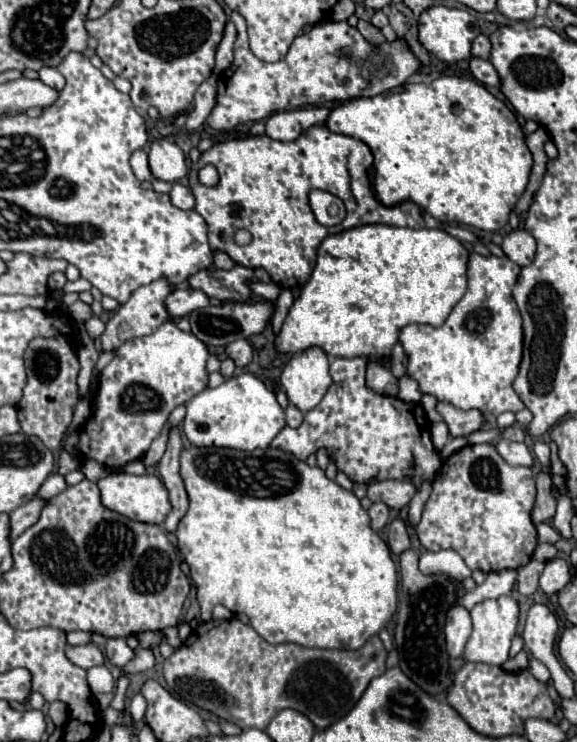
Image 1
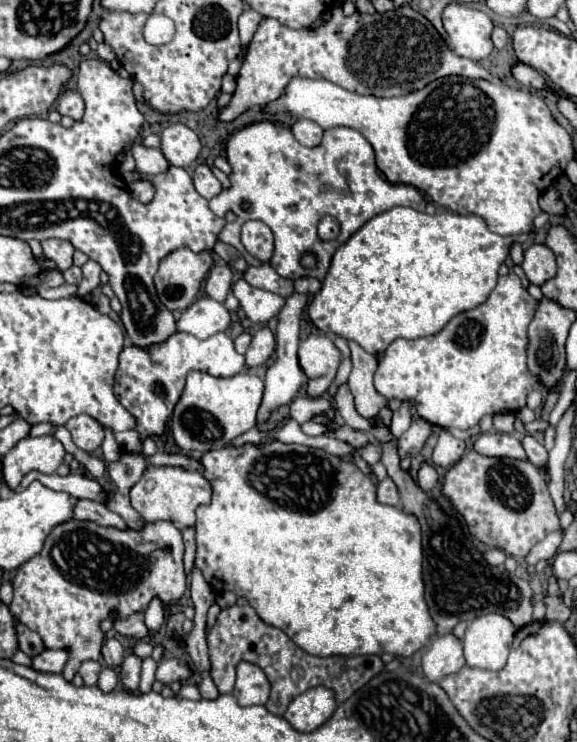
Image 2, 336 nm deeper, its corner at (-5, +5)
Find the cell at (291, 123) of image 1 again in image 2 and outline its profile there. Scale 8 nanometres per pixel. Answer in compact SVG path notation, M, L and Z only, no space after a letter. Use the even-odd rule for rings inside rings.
M297 118L295 124L291 126L291 132L303 146L317 146L323 136L323 128L305 118Z

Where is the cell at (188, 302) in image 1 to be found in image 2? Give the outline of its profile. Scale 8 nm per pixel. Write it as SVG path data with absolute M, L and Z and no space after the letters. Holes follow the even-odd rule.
M213 266L205 280L207 296L217 302L225 302L231 288L231 280L233 280L233 272L229 266Z

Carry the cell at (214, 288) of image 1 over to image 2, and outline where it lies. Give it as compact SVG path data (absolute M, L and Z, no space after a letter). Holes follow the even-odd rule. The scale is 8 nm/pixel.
M239 278L231 286L231 292L239 300L241 308L245 310L245 314L251 322L269 322L273 316L279 314L279 310L285 304L285 298L281 298L279 294L273 294L273 292L261 290L261 288L253 288L243 278Z

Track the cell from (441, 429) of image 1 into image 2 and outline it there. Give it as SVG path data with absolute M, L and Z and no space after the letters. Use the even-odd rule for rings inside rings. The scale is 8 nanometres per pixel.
M423 462L421 468L417 470L417 484L419 484L419 488L425 490L425 492L429 492L429 490L437 484L437 480L439 480L437 470L435 470L431 464Z

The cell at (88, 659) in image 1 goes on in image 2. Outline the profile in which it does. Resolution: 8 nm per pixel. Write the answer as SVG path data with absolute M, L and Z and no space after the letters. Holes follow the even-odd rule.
M109 638L109 640L103 642L101 656L103 656L103 660L107 662L107 666L113 668L113 666L119 666L119 664L123 662L123 658L125 658L125 650L123 650L123 646L119 644L119 640Z

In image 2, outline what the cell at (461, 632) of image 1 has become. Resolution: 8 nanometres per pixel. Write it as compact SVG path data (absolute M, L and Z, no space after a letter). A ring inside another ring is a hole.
M453 632L445 636L435 636L431 648L423 654L423 672L427 680L439 682L443 676L453 674L463 666L463 644Z

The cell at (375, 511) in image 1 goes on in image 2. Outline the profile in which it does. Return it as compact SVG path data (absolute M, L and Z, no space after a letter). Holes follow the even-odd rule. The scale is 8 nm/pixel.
M385 478L377 484L377 500L381 504L389 504L389 506L399 504L399 492L397 492L397 486L393 484L391 478Z

